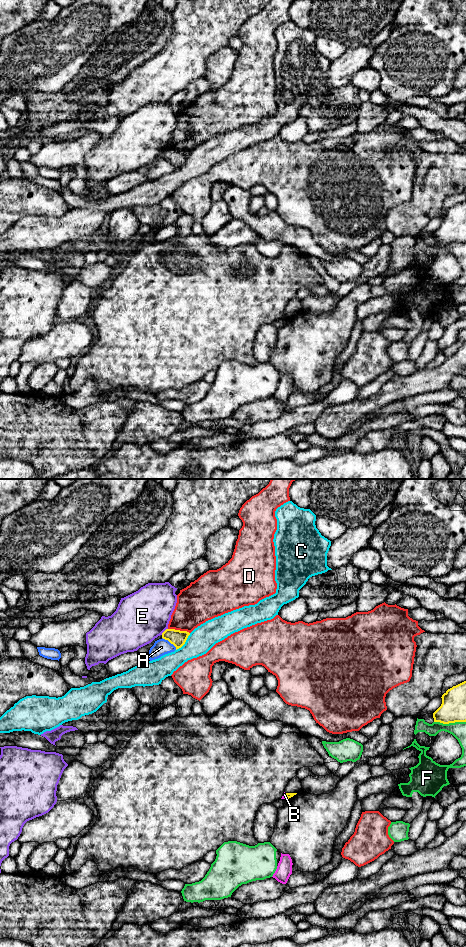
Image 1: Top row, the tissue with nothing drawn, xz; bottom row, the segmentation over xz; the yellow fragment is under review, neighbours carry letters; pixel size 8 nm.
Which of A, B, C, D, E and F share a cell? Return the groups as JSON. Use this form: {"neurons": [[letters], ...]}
{"neurons": [["A"], ["B"], ["C"], ["D"], ["E"], ["F"]]}

